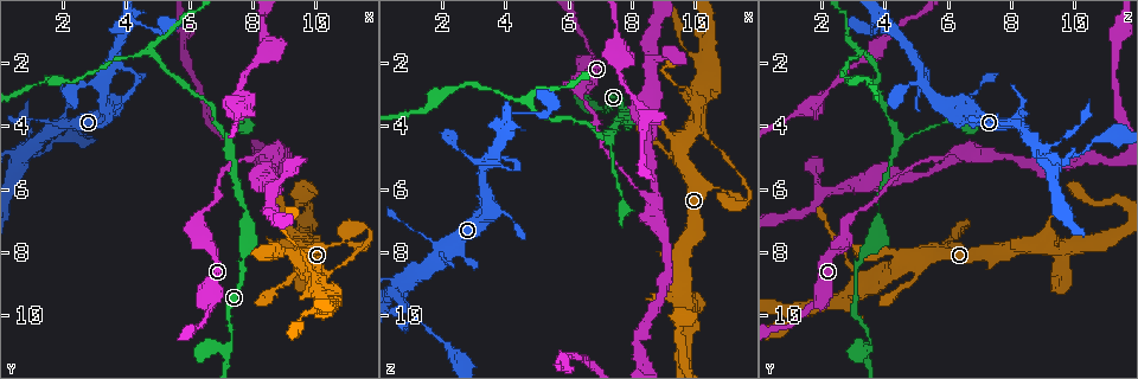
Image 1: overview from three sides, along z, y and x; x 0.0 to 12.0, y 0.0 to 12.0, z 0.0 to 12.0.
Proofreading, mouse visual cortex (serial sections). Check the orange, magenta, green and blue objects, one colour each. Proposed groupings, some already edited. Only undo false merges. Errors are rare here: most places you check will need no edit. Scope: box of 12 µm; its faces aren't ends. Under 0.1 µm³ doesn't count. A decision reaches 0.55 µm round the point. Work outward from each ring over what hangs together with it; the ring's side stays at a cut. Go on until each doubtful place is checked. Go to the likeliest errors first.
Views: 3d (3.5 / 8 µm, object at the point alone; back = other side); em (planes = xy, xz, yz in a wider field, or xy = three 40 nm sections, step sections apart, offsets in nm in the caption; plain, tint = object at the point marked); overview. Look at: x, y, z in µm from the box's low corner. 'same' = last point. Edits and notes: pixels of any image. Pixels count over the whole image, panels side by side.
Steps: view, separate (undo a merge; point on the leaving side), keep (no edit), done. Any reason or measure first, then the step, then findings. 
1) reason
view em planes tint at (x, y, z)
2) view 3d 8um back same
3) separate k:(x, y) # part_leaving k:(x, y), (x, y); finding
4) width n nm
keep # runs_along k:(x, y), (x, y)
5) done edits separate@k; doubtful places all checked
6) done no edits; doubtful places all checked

view 3d 3.5um at (7.4, 4.9, 4.4)

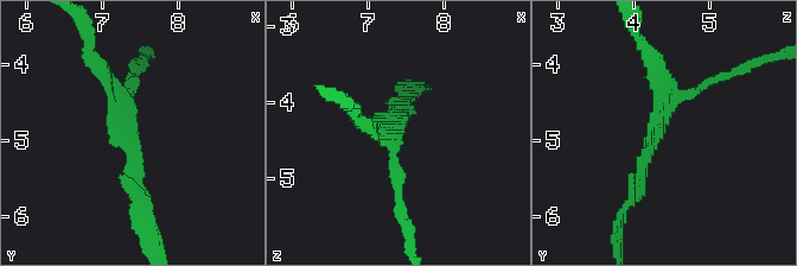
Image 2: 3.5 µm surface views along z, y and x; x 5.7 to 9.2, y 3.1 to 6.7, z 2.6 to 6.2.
arms 3; arm_widths 100, 150, 150 nm; now the EM
view em xy step 1 tint at (7.35, 4.80, 4.35)

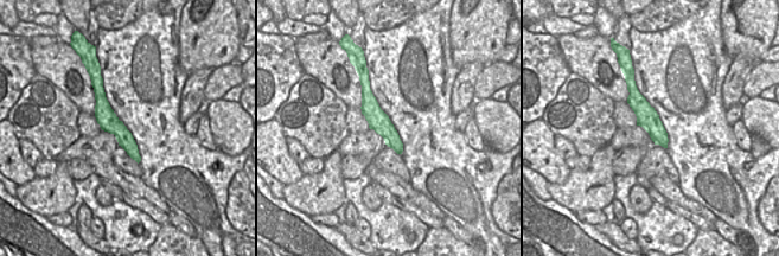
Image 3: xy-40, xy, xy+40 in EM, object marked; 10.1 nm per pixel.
keep # runs_along 3:(100, 85), (104, 116), (136, 157); one cell here

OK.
calibre changes
view 3d 8um at (7.2, 11.1, 3.6)

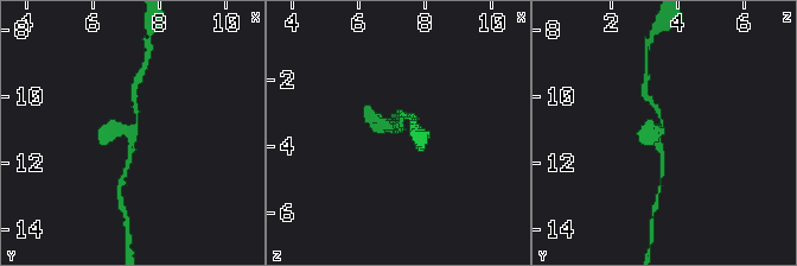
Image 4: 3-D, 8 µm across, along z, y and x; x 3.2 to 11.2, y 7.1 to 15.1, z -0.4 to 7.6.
zoom in
view 3d 3.5um at (7.2, 11.0, 3.6)

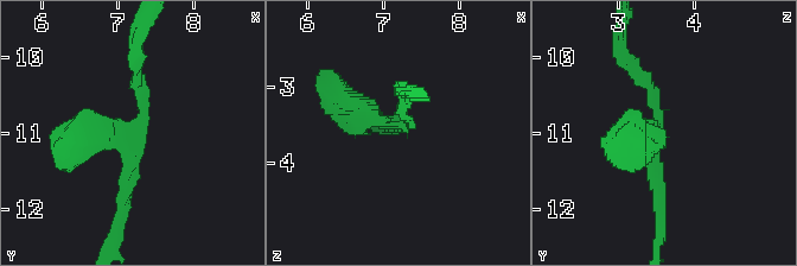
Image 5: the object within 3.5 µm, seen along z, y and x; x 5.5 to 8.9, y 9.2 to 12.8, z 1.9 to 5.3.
view em xy step 2 tint at (7.15, 11.05, 3.50)

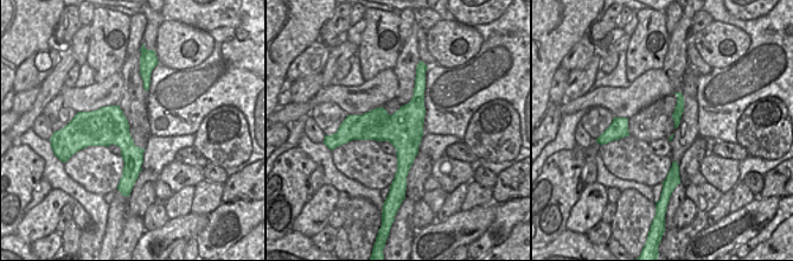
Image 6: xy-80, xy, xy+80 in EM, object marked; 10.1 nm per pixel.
arms 3
keep # runs_along 5:(138, 68), (134, 134), (65, 145); continuous, no second cell

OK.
small branch off a trunk
view em planes tint at (8.7, 4.9, 6.3)

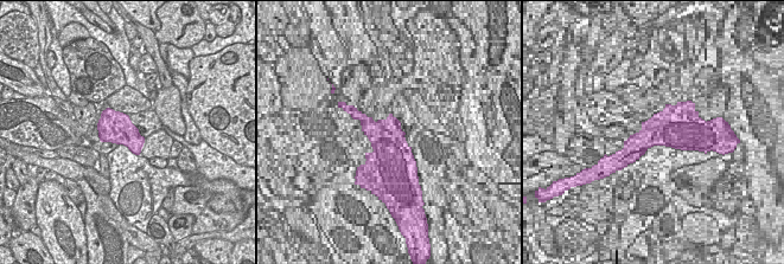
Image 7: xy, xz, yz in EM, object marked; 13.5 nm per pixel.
see where the arms go
view 3d 3.5um back same

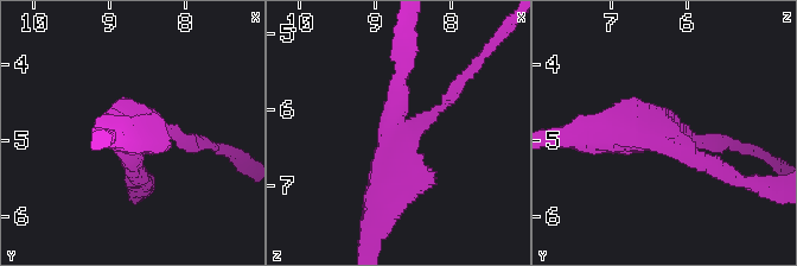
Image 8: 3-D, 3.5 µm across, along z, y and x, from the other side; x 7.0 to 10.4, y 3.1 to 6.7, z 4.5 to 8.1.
arm_widths 150, 250, 450 nm
keep # continuous, no second cell

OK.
thick turns thin
view 3d 3.5um back at (1.0, 5.0, 9.9)

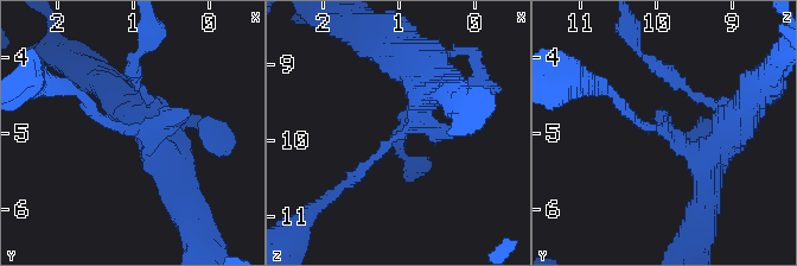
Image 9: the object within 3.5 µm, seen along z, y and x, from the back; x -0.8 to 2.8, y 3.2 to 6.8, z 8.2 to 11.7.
view em xy step 1 tint at (1.00, 4.95, 9.90)

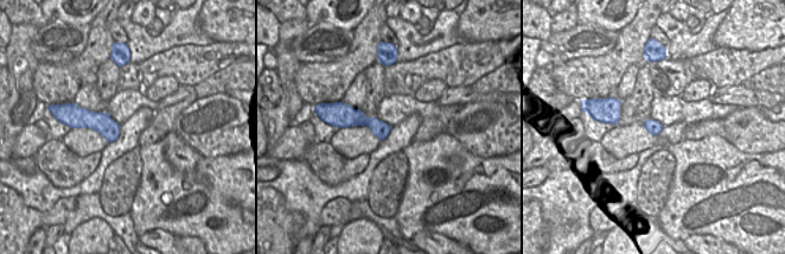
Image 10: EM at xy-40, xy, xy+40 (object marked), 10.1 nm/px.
view em xy step 3 tint same

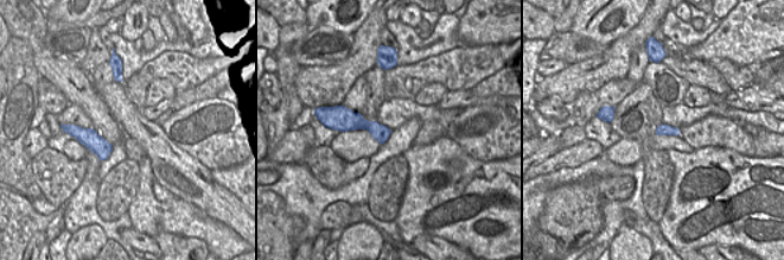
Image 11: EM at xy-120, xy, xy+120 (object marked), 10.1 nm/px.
keep # runs_along 9:(421, 75), (418, 120), (344, 184); one cell here

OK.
three arms meet
view 3d 8um back at (4.7, 1.6, 3.3)

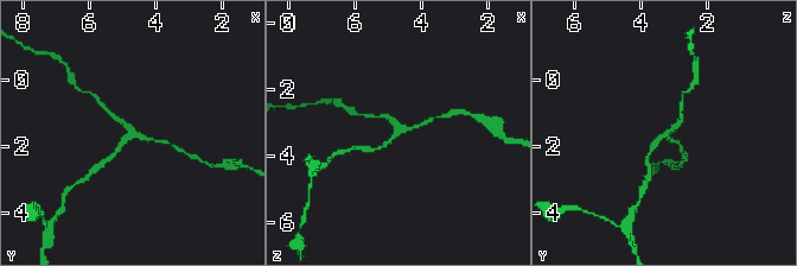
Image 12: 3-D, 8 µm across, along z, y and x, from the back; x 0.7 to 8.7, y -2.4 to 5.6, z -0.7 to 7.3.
arms 3; arm_widths 150, 150, 200 nm; shape alone is not enough
view em xy step 5 tint at (4.7, 1.6, 3.3)

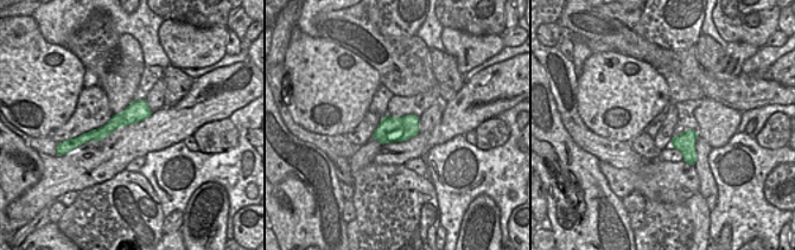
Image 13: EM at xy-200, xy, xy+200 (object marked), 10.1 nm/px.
keep # runs_along 12:(375, 150), (397, 132), (427, 120); continuous, no second cell

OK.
done no edits; doubtful places all checked

